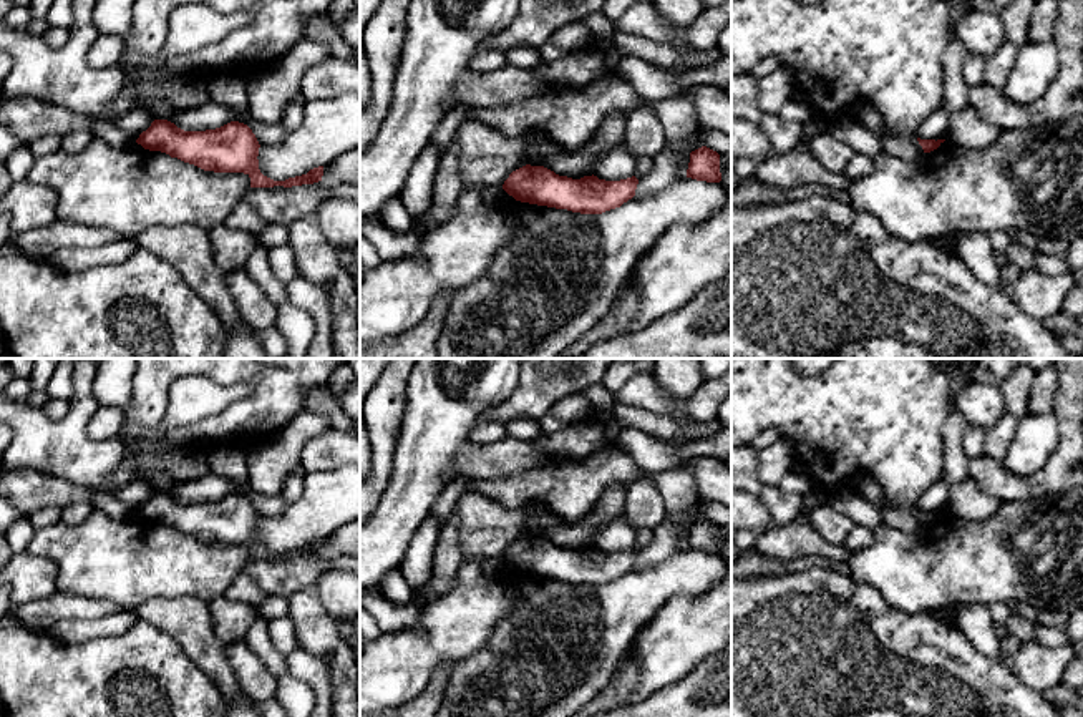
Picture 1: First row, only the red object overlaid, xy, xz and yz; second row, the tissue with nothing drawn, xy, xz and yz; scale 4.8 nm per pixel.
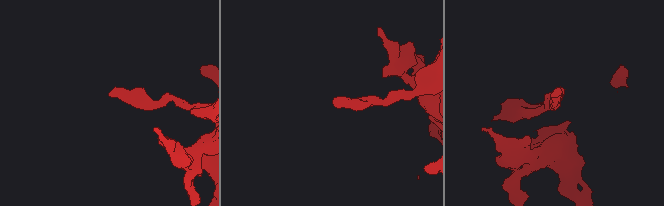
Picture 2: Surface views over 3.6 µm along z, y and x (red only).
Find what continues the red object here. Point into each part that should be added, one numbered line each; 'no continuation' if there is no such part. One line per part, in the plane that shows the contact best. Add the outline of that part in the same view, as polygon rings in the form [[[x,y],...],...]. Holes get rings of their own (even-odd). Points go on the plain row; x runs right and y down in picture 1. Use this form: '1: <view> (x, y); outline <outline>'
no continuation

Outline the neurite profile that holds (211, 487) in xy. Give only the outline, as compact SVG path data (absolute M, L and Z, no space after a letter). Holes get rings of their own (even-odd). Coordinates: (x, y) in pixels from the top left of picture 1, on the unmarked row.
M209 471L199 480L176 483L168 490L184 503L206 503L221 500L231 493L240 493L242 486L226 476Z

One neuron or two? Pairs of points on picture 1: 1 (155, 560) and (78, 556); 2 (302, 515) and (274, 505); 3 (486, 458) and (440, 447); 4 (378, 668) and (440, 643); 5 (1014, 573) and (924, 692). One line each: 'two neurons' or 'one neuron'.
1: one neuron
2: two neurons
3: two neurons
4: one neuron
5: two neurons

